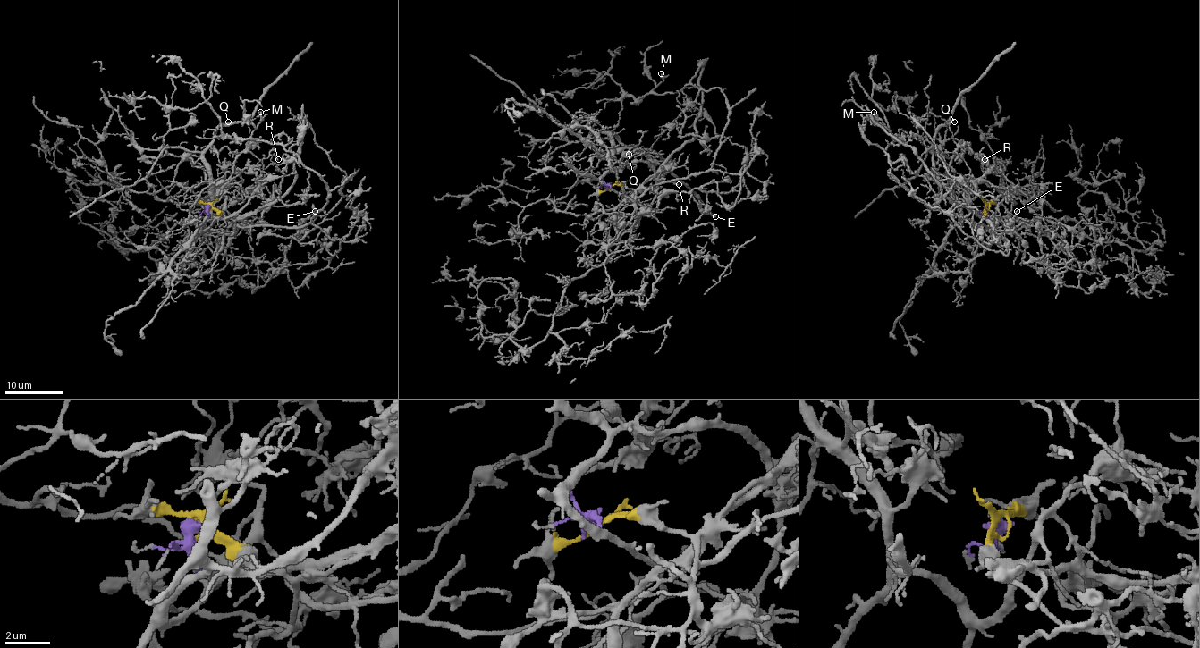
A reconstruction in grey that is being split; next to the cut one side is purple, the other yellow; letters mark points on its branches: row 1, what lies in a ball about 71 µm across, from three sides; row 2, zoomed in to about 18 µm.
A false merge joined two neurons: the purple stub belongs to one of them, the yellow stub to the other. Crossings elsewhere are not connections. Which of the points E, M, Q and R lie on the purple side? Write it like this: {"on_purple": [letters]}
{"on_purple": ["Q", "R"]}

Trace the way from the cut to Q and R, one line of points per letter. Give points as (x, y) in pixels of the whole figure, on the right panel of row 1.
Q: (986, 206), (990, 223), (983, 231), (959, 210), (958, 197), (941, 180), (933, 161), (934, 132), (955, 122)
R: (986, 206), (990, 223), (983, 231), (962, 218), (962, 205), (985, 170), (984, 160)

